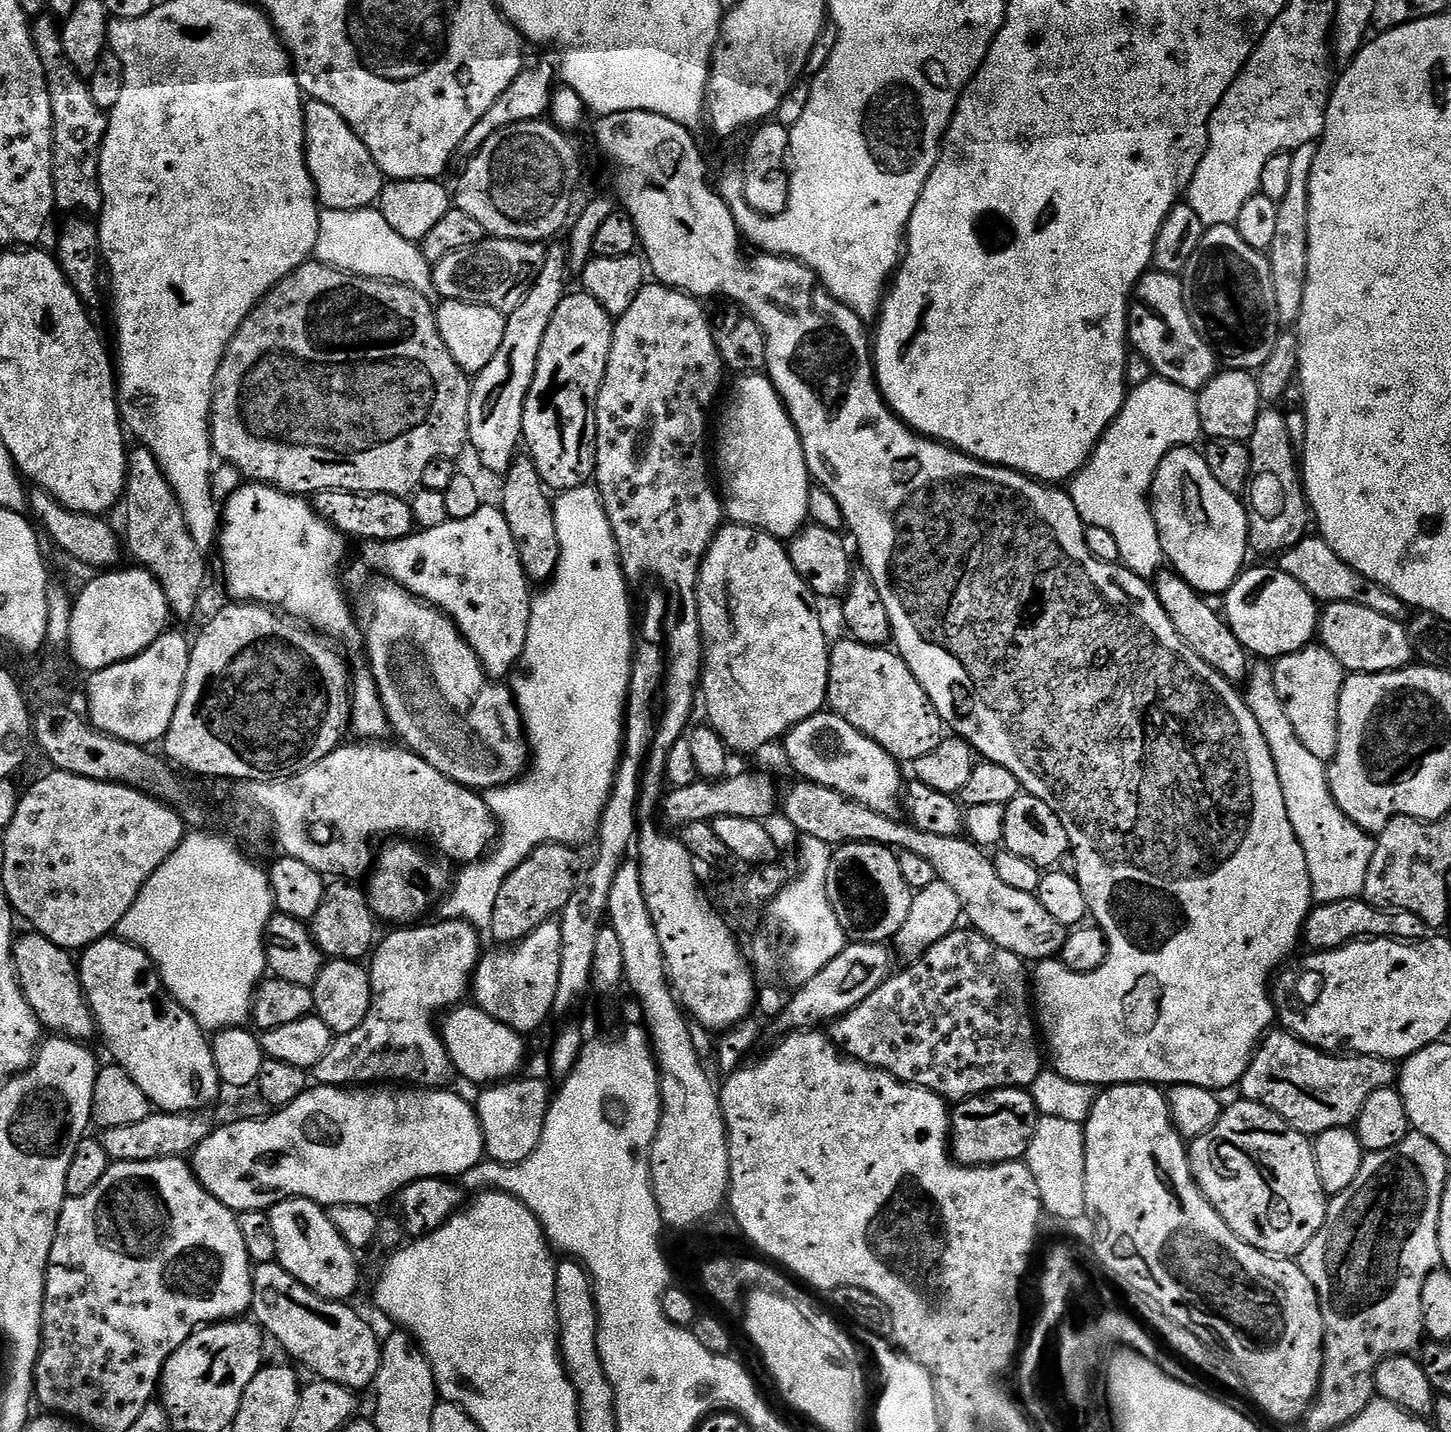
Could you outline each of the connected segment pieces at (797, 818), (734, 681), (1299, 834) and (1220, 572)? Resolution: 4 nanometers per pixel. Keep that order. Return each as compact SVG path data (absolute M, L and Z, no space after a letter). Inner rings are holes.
M806 779L796 783L800 784L794 785L785 796L783 793L782 812L784 808L785 818L797 828L797 833L822 838L822 842L833 846L870 842L900 852L918 854L926 858L930 866L934 866L936 879L946 882L946 886L958 894L958 902L962 902L967 923L1002 946L1002 950L1010 950L1026 962L1051 960L1062 950L1066 935L1062 922L1057 922L1033 893L1010 890L1010 886L998 878L993 857L980 845L973 844L963 835L926 834L903 819L878 814L838 794L838 790L833 788L811 784Z
M725 523L712 544L708 547L708 553L700 567L698 578L698 618L700 619L700 636L704 640L704 675L702 677L702 708L708 711L707 723L724 740L724 744L733 753L756 752L767 744L779 741L788 735L788 731L796 724L810 718L815 712L821 711L828 703L828 654L830 651L830 639L824 633L824 624L816 613L812 603L818 600L816 593L810 590L810 586L800 577L798 570L794 570L794 562L790 562L788 549L781 541L768 532L761 532L759 528L747 528L744 524Z
M1264 662L1257 664L1260 665L1251 669L1246 684L1248 708L1262 730L1262 738L1266 738L1266 746L1270 746L1282 796L1286 798L1286 814L1290 814L1290 826L1294 826L1294 834L1306 854L1312 899L1316 904L1329 904L1363 897L1366 870L1370 870L1376 841L1340 809L1328 788L1325 761L1314 758L1314 754L1302 746L1298 734L1294 734L1294 726L1290 726L1290 718L1286 718L1286 710L1282 710L1282 698L1278 698L1278 690L1274 688L1272 668Z
M1192 446L1174 448L1162 458L1156 476L1152 479L1150 503L1152 517L1158 530L1158 538L1162 542L1167 563L1190 586L1201 594L1208 592L1227 593L1240 573L1246 567L1244 559L1250 556L1248 543L1248 509L1245 501L1239 496L1230 494L1214 474L1210 474L1207 455L1196 453Z

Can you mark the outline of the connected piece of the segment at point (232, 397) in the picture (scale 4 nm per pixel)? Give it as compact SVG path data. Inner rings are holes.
M309 262L300 268L296 268L285 280L278 283L260 300L260 303L252 309L252 312L242 322L242 326L236 331L236 337L230 342L222 362L218 366L216 375L216 388L212 391L212 451L217 457L220 456L228 464L233 464L238 471L249 481L258 484L269 484L272 488L280 488L284 492L291 492L294 496L311 497L318 492L326 490L342 490L343 492L377 492L378 494L394 494L405 498L411 497L420 488L422 474L426 471L426 466L434 462L434 458L439 456L459 457L459 452L466 448L468 444L468 419L470 418L470 390L472 380L469 373L462 371L450 358L450 350L446 350L446 342L442 342L442 334L438 334L436 325L436 309L433 301L427 300L418 290L414 290L405 284L394 284L390 280L375 280L369 276L355 276L352 272L340 272L337 268L332 268L329 264L319 262Z

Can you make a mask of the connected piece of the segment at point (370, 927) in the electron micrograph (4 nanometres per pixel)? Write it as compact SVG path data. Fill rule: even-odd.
M340 878L325 887L322 904L318 906L318 912L310 921L312 938L325 957L360 962L373 951L377 943L378 918L372 913L367 891L358 885L359 883Z

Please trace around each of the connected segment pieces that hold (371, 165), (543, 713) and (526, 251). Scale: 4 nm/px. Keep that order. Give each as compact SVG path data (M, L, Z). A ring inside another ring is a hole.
M309 99L304 106L304 157L308 173L312 175L312 184L316 188L317 201L325 209L358 210L373 207L380 199L380 192L384 189L386 177L380 173L374 158L370 158L370 150L366 150L364 143L356 137L354 130L338 114L338 110L326 106L326 102Z
M585 482L579 488L571 488L568 492L559 493L555 497L554 507L556 510L556 525L558 526L558 546L560 547L560 561L556 567L556 573L552 579L543 585L544 592L536 592L532 598L530 610L530 626L526 630L526 646L520 655L520 663L514 669L516 681L511 681L512 695L516 698L516 704L520 708L520 718L526 737L526 743L530 749L530 767L511 784L503 784L501 788L487 789L486 799L488 809L492 811L492 817L498 825L498 839L494 847L483 860L475 864L465 864L459 869L446 899L439 905L439 915L445 920L464 920L473 924L477 930L488 930L492 927L494 918L494 902L498 902L498 890L502 890L502 882L522 862L526 862L528 855L540 844L566 844L569 846L581 846L587 840L595 841L600 831L600 819L606 802L612 797L612 787L616 781L616 771L620 765L620 757L624 755L624 710L628 707L628 687L632 677L632 658L634 655L634 612L632 616L632 604L628 601L629 581L624 575L620 565L620 551L614 538L614 530L606 518L606 510L600 501L600 494L591 483Z
M485 238L474 246L446 254L442 262L432 265L432 281L440 300L457 300L471 304L485 304L502 313L513 312L526 298L530 286L542 274L546 248L531 240L498 240Z

